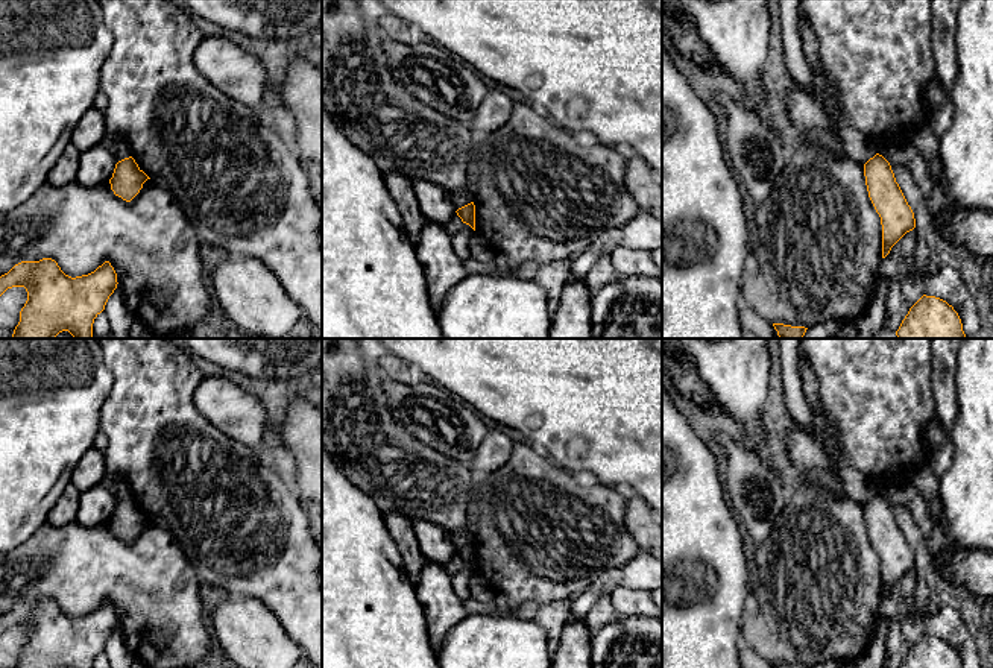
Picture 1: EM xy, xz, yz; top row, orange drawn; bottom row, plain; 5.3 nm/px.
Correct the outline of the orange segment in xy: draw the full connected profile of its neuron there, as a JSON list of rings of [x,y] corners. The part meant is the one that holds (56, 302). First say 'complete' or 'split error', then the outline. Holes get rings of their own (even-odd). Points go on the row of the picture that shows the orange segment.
complete; [[[52,258],[15,264],[0,276],[0,296],[12,287],[24,287],[27,291],[27,301],[11,339],[55,339],[62,331],[68,331],[74,339],[93,339],[94,319],[105,310],[117,284],[117,273],[109,261],[76,278],[65,275]]]

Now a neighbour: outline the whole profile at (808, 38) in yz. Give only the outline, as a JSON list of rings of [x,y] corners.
[[[802,0],[799,2],[799,35],[802,41],[802,52],[811,68],[811,73],[826,74],[824,65],[817,53],[817,38],[815,33],[803,14]]]

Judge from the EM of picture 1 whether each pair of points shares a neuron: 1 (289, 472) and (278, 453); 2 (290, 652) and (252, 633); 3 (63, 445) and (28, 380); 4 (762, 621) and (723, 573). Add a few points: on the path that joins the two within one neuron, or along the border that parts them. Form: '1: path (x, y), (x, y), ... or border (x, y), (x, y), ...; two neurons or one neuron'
1: path (286, 468), (283, 457); one neuron
2: path (281, 652), (271, 652), (261, 642); one neuron
3: path (46, 428), (28, 410), (28, 397); one neuron
4: border (750, 571), (740, 633); two neurons

